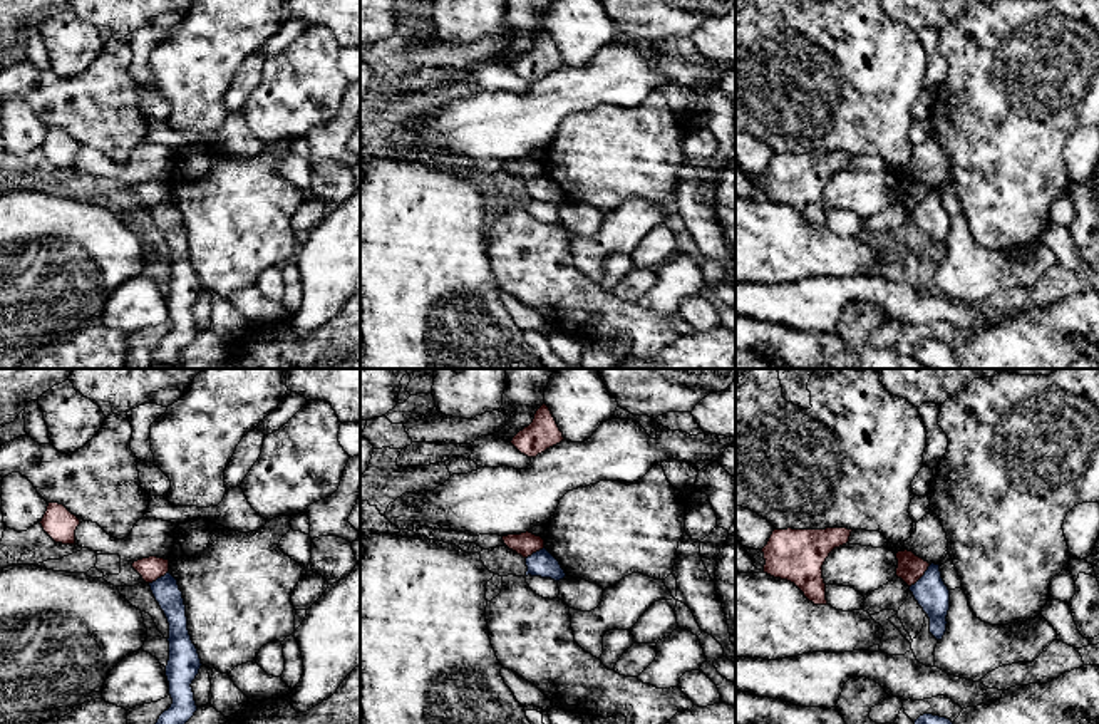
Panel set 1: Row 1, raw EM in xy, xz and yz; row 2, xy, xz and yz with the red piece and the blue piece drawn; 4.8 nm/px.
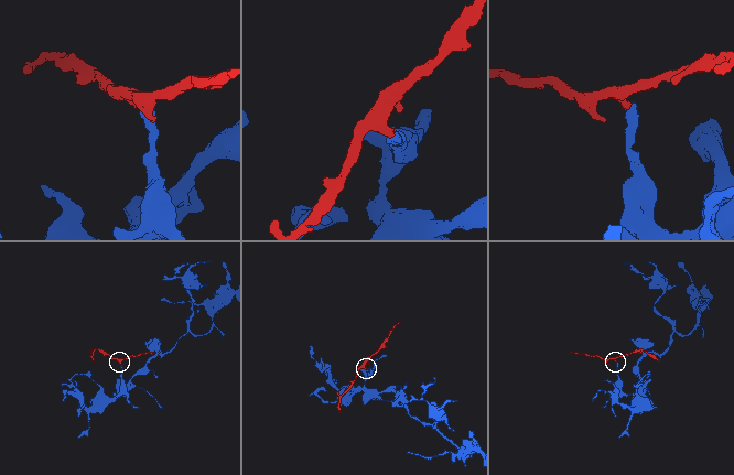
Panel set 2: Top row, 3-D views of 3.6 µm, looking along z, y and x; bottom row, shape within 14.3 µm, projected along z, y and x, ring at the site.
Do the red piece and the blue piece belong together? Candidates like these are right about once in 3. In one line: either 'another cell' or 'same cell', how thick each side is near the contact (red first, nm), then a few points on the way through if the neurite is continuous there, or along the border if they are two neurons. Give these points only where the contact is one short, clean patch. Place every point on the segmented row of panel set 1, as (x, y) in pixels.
another cell; 130 nm thick on the red side, 160 nm on the other; border along yz (930, 565), (910, 587)

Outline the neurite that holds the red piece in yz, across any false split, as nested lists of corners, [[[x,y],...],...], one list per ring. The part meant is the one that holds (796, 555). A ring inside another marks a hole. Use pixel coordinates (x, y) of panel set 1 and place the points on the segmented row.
[[[774,530],[764,553],[764,573],[794,583],[814,605],[828,605],[823,565],[853,530]]]

